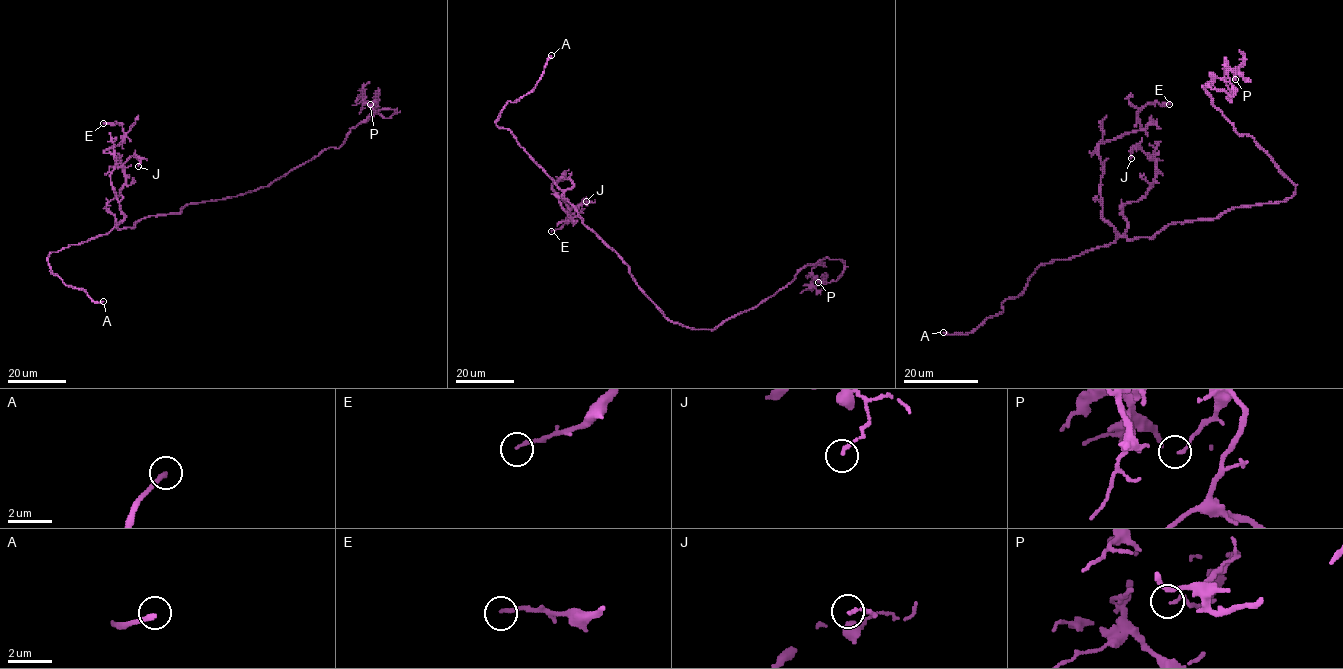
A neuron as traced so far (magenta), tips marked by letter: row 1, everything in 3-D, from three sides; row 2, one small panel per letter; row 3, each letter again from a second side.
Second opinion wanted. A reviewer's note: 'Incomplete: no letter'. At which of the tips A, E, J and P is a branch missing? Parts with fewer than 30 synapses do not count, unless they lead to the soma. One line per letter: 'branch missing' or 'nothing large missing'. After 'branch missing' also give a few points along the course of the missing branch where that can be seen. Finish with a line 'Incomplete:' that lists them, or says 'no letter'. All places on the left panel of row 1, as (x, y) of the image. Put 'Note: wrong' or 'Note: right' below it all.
A: branch missing; missing branch runs (103, 301), (146, 305)
E: nothing large missing
J: nothing large missing
P: nothing large missing
Incomplete: A
Note: wrong

